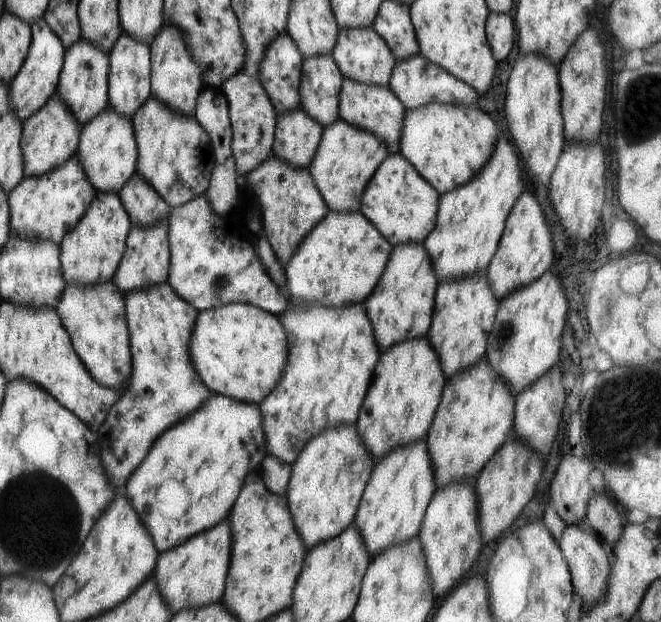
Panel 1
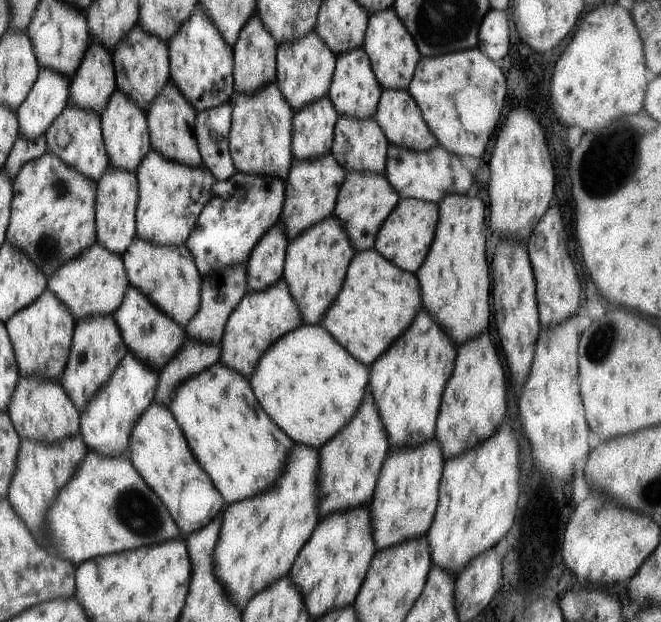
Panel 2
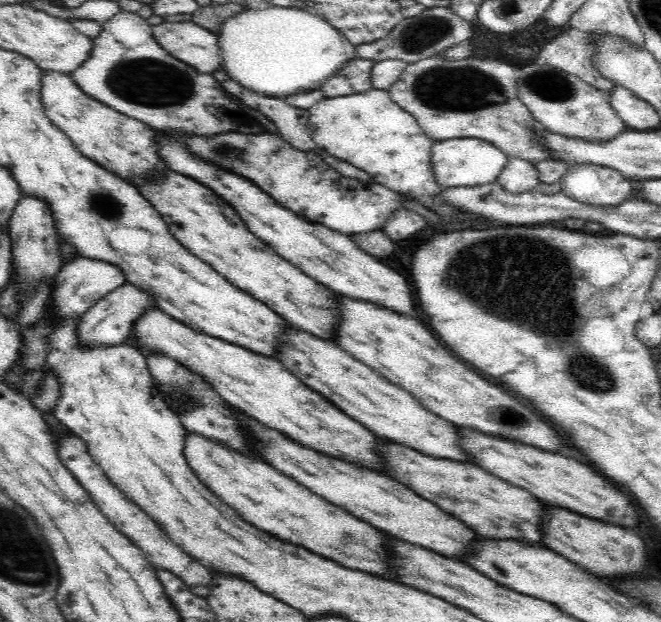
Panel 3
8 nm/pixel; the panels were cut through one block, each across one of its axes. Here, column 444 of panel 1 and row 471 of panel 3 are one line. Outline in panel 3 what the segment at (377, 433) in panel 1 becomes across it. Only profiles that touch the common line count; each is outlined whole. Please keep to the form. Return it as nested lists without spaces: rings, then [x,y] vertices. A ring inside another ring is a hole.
[[[148,306],[148,308],[144,308],[142,314],[138,314],[138,318],[132,322],[129,340],[131,340],[132,346],[136,347],[142,354],[144,351],[150,351],[150,353],[164,355],[164,357],[176,361],[188,369],[190,373],[202,378],[202,381],[208,383],[210,389],[214,390],[220,398],[224,398],[224,401],[229,405],[260,421],[260,423],[280,431],[292,441],[298,442],[298,445],[384,473],[384,469],[382,469],[383,457],[376,452],[376,446],[379,446],[376,436],[361,426],[360,423],[349,418],[320,393],[306,386],[306,383],[300,381],[276,359],[252,352],[231,342],[220,340],[220,338],[196,332],[157,306]]]

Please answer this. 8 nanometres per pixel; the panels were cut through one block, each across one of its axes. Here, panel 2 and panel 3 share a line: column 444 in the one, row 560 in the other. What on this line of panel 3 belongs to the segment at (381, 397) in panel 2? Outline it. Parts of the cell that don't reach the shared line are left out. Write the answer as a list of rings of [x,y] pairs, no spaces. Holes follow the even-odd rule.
[[[196,433],[186,434],[185,442],[183,454],[200,482],[252,526],[270,532],[284,542],[300,544],[310,552],[330,558],[346,568],[394,580],[394,576],[388,572],[388,566],[384,564],[388,556],[386,544],[380,532],[370,524],[298,486],[298,482],[272,465],[224,447],[222,442]]]

